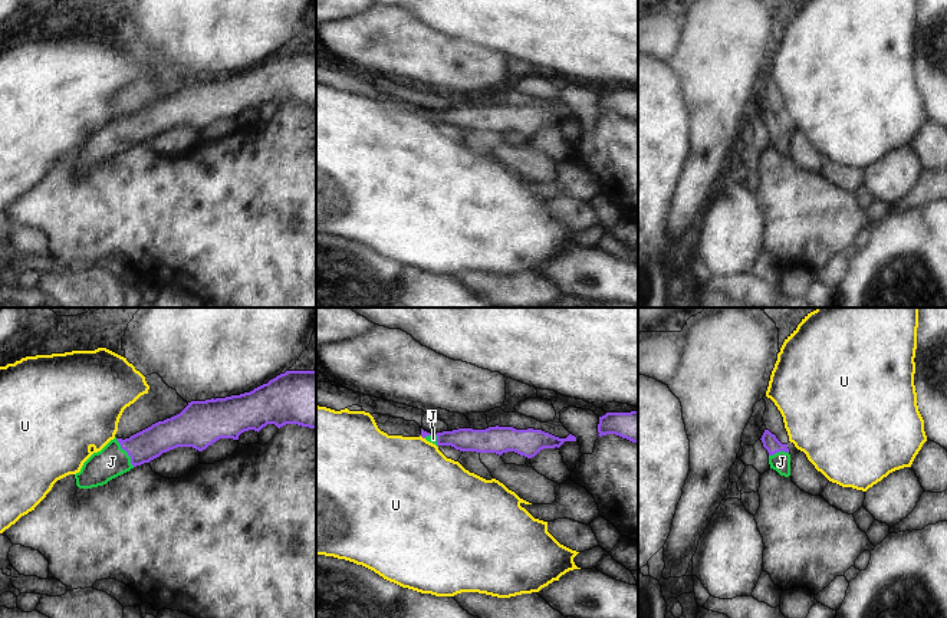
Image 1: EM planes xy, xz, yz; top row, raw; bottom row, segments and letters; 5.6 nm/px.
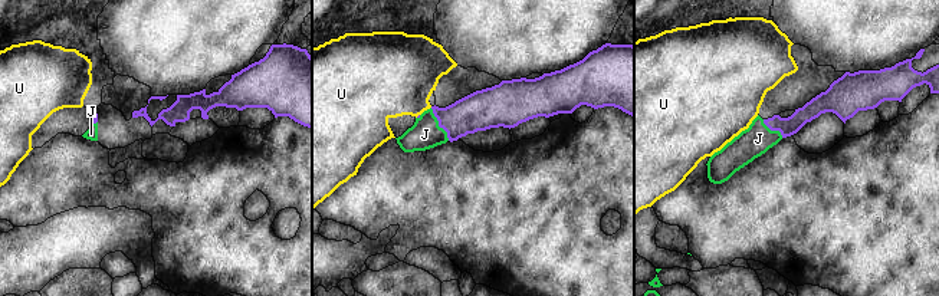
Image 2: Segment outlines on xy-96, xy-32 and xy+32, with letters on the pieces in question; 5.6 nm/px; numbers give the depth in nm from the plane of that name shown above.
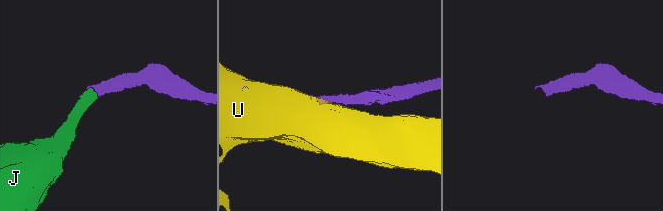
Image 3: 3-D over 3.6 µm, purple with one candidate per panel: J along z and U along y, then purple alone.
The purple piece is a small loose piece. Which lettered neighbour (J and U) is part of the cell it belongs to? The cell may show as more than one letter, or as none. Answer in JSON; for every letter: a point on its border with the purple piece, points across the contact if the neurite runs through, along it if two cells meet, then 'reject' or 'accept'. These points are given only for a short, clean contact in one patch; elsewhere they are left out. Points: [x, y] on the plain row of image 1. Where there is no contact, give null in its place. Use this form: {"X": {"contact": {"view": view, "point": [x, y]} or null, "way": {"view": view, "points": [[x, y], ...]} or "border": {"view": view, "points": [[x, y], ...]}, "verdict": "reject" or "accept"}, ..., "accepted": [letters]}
{"J": {"contact": {"view": "xy", "point": [127, 130]}, "way": {"view": "xy", "points": [[142, 125], [127, 130], [111, 140]]}, "verdict": "accept"}, "U": {"contact": {"view": "xz", "point": [423, 115]}, "border": {"view": "xz", "points": [[420, 114], [424, 117]]}, "verdict": "reject"}, "accepted": ["J"]}

